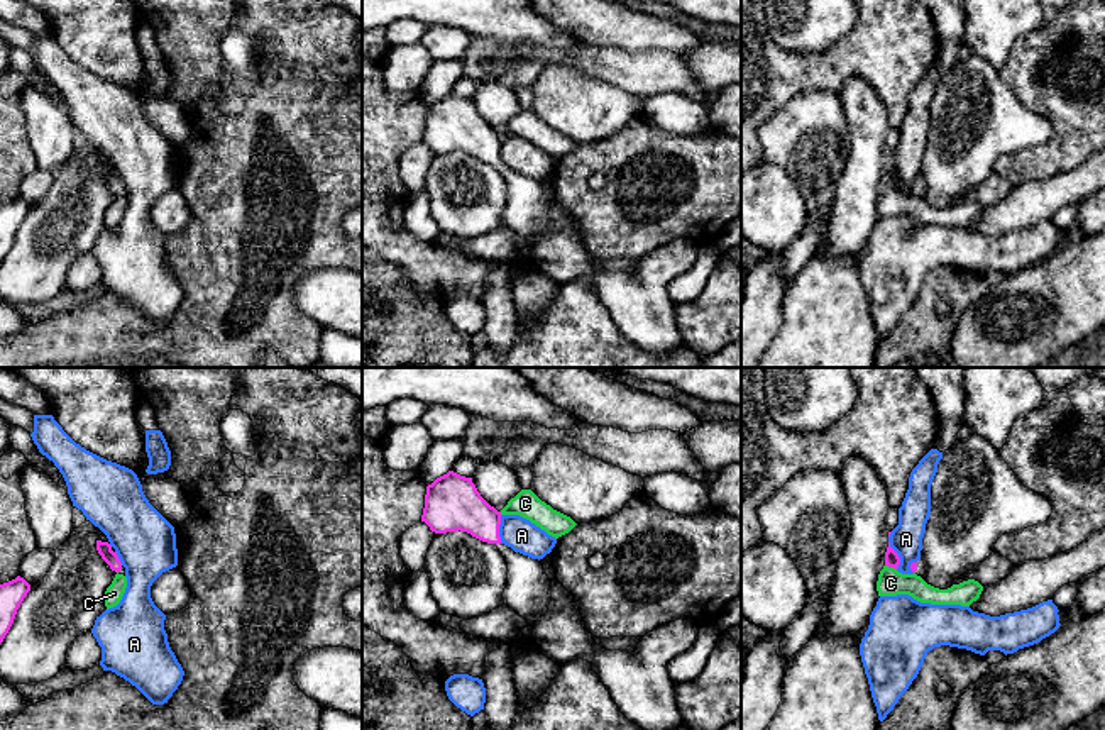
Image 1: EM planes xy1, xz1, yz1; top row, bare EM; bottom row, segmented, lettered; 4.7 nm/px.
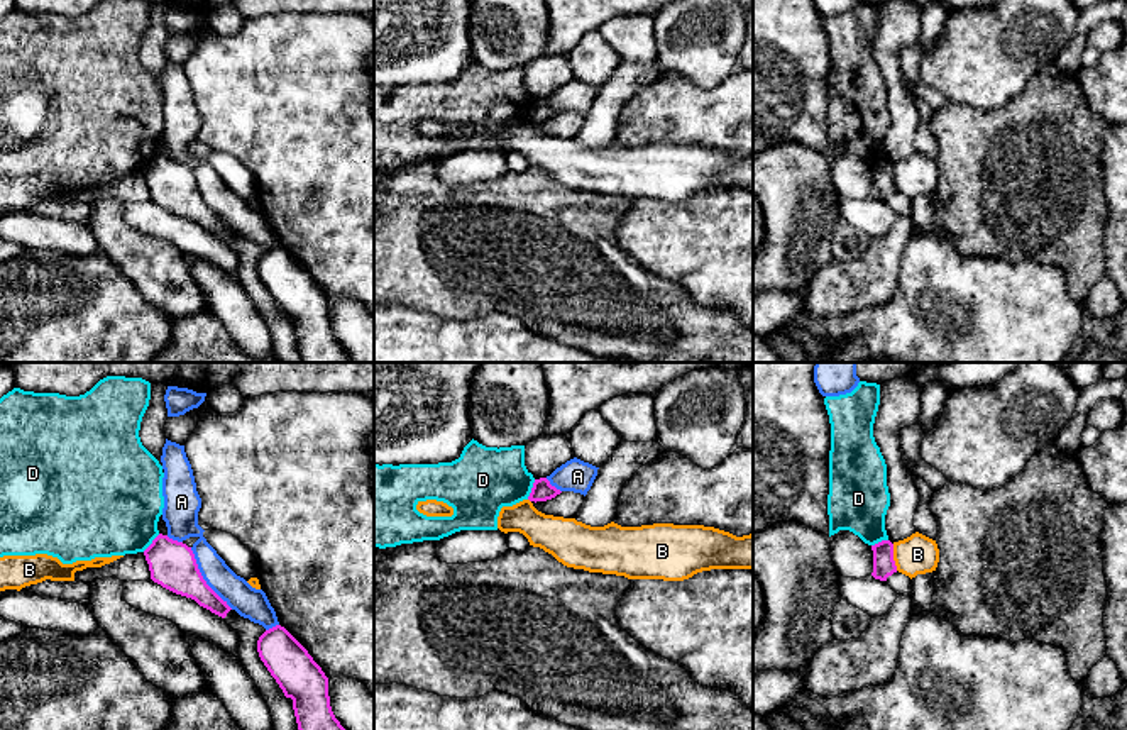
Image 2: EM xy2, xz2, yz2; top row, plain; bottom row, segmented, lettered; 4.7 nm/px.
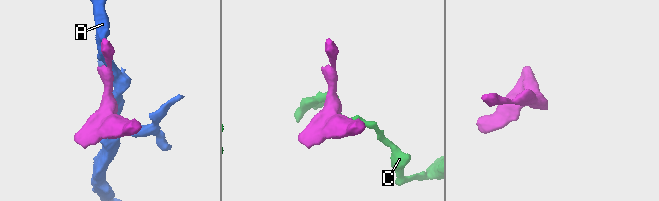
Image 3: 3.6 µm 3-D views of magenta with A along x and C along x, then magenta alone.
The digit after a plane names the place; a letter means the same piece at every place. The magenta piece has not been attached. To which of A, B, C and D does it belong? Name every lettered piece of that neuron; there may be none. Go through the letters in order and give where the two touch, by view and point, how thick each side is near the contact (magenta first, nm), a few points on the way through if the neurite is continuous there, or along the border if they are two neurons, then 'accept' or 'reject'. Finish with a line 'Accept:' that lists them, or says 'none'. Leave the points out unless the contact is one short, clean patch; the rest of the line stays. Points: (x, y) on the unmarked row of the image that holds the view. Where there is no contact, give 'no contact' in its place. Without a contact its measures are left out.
A: xy2 (202, 199) | 220/150 nm | reject
B: yz2 (892, 178) | 110/190 nm | along yz2 (892, 165), (892, 180), (897, 190) | reject
C: yz1 (890, 187) | 70/130 nm | along yz1 (885, 185), (896, 190) | reject
D: xz2 (532, 110) | 100/320 nm | along xz2 (535, 100), (527, 119) | reject
Accept: none

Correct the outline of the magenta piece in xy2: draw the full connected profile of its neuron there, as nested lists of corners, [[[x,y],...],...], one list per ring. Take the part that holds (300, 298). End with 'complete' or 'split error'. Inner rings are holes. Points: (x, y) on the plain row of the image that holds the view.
[[[284,247],[266,251],[257,273],[284,317],[293,320],[303,362],[352,362],[332,332],[328,298]]]; complete

